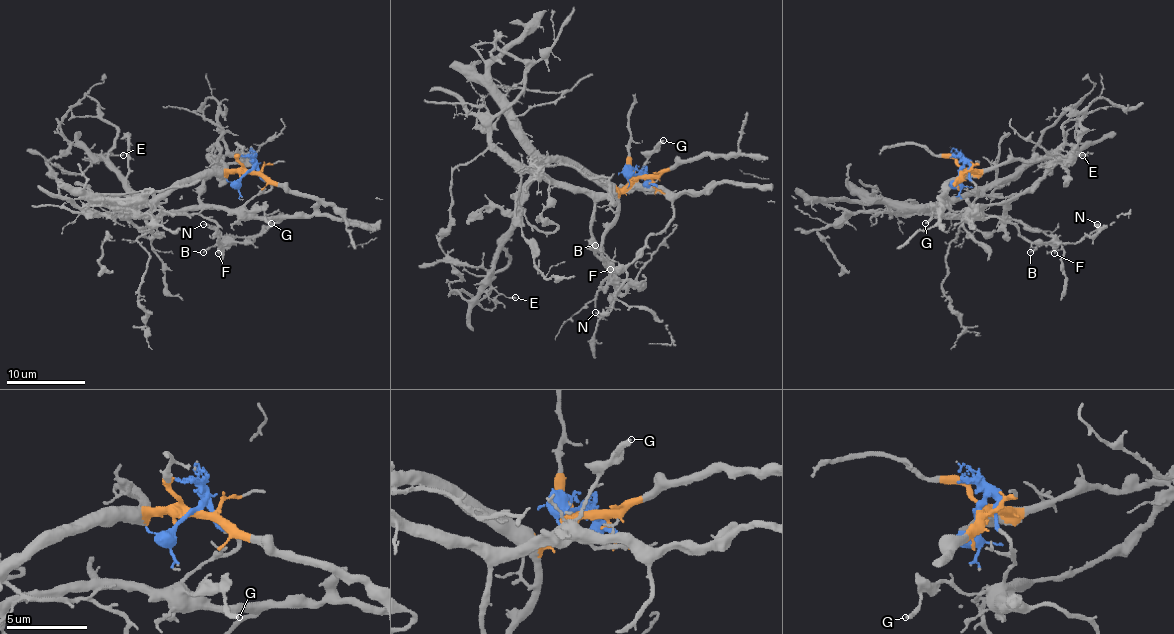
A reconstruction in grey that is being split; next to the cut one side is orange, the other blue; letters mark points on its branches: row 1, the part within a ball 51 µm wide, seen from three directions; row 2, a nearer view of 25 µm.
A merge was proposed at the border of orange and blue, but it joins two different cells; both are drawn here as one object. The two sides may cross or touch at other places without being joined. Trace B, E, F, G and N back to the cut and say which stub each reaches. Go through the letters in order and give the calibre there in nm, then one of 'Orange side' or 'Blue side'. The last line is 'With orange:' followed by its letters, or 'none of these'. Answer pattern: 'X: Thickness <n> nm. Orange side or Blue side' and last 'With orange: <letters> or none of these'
B: Thickness 120 nm. Blue side
E: Thickness 130 nm. Orange side
F: Thickness 150 nm. Blue side
G: Thickness 300 nm. Blue side
N: Thickness 160 nm. Blue side
With orange: E

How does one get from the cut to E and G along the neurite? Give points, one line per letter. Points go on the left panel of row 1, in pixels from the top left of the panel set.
E: (250, 172), (195, 176), (146, 200), (106, 162), (94, 156), (124, 154)
G: (250, 172), (254, 164), (270, 188), (244, 205), (248, 211), (258, 205), (264, 211), (264, 217), (272, 223)

